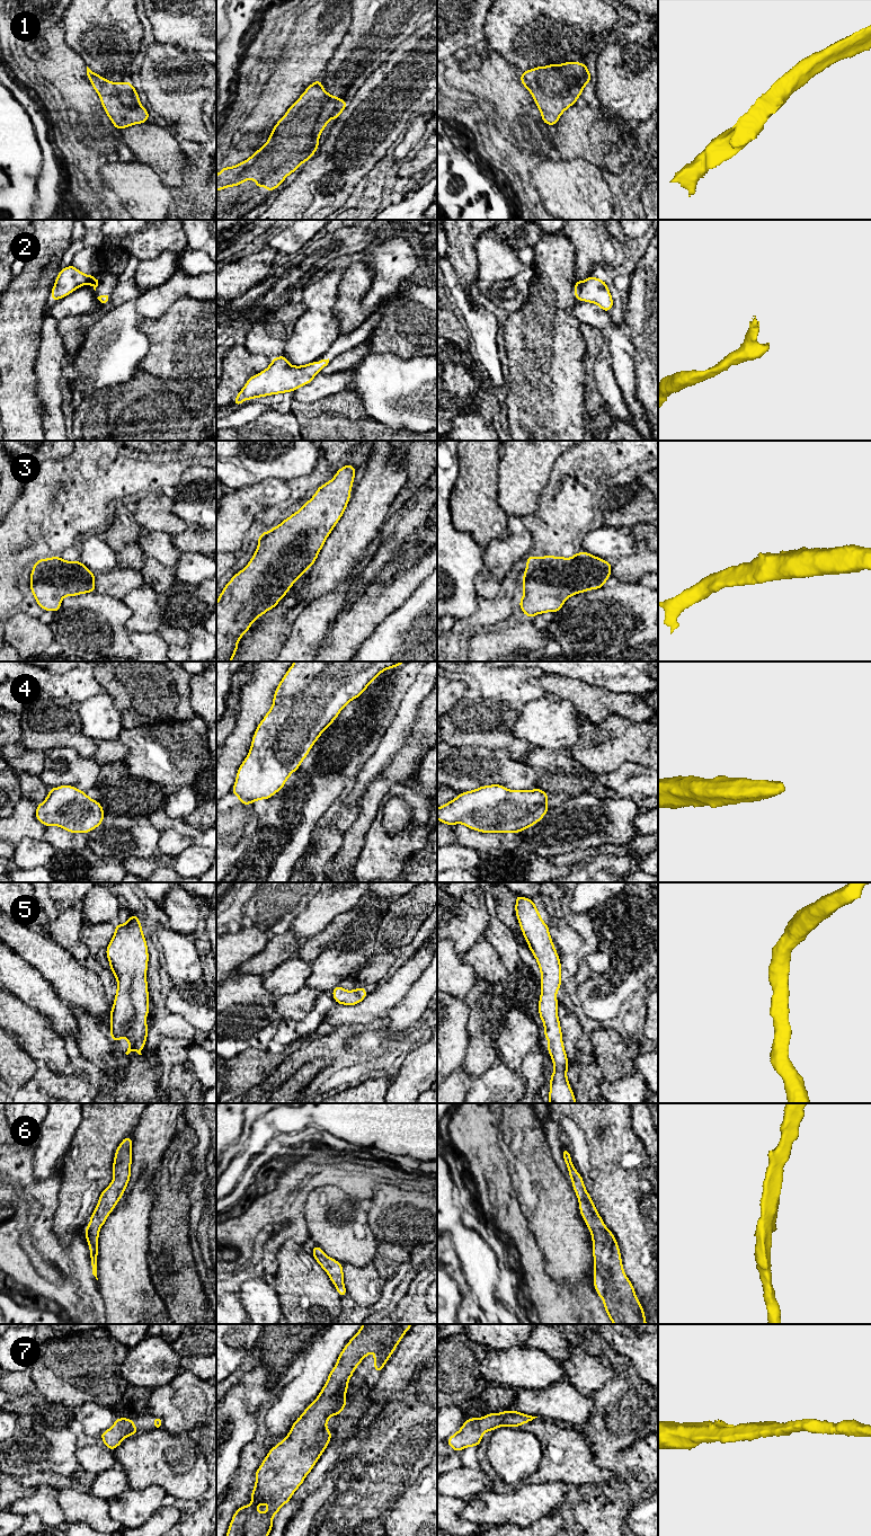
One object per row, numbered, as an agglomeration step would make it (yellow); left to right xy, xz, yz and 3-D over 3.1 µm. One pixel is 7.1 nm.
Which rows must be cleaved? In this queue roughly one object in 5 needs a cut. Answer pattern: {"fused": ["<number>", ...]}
{"fused": []}

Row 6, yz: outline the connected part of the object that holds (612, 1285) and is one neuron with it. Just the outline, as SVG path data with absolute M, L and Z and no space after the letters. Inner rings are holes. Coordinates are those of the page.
M562 1148L562 1155L579 1201L581 1217L590 1231L594 1287L603 1299L608 1319L614 1324L647 1324L643 1308L624 1272L619 1244L592 1201L581 1175L571 1162L569 1151Z

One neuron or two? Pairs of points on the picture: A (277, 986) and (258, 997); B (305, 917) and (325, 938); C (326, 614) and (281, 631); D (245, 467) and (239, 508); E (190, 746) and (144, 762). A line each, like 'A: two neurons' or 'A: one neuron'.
A: two neurons
B: two neurons
C: two neurons
D: two neurons
E: one neuron

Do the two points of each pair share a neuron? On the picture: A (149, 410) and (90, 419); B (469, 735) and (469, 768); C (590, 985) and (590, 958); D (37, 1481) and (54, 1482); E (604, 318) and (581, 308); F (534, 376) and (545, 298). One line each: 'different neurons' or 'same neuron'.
A: same neuron
B: different neurons
C: different neurons
D: same neuron
E: same neuron
F: same neuron

